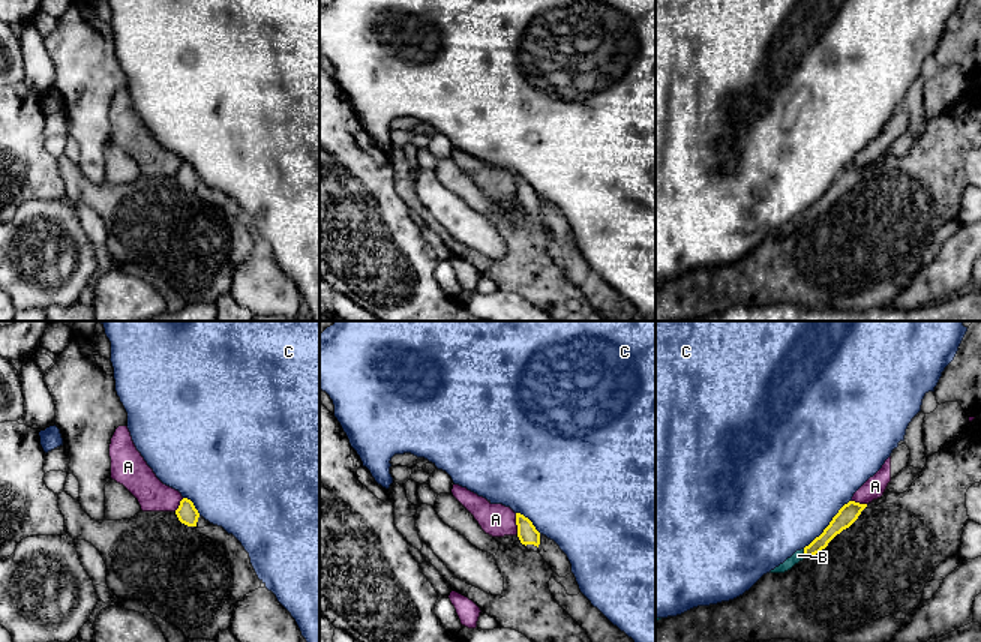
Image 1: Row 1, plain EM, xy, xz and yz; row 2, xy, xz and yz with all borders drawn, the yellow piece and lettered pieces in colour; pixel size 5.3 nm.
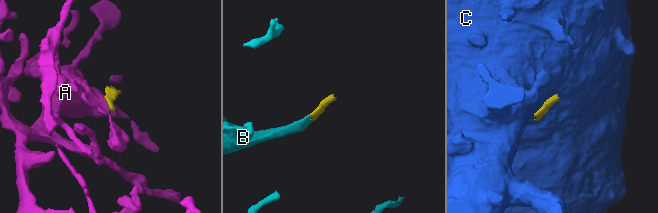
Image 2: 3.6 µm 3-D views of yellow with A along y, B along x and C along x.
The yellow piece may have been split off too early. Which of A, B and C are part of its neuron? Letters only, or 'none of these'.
B

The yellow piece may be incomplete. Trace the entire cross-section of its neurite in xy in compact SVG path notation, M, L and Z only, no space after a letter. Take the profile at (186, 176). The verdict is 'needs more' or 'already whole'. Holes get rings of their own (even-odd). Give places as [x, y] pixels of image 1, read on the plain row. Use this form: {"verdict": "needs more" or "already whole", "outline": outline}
{"verdict": "needs more", "outline": "M183 162L180 165L178 172L176 174L176 178L178 184L188 190L198 190L204 192L207 189L213 189L208 184L206 184L198 174L195 172L194 166L188 162Z"}

